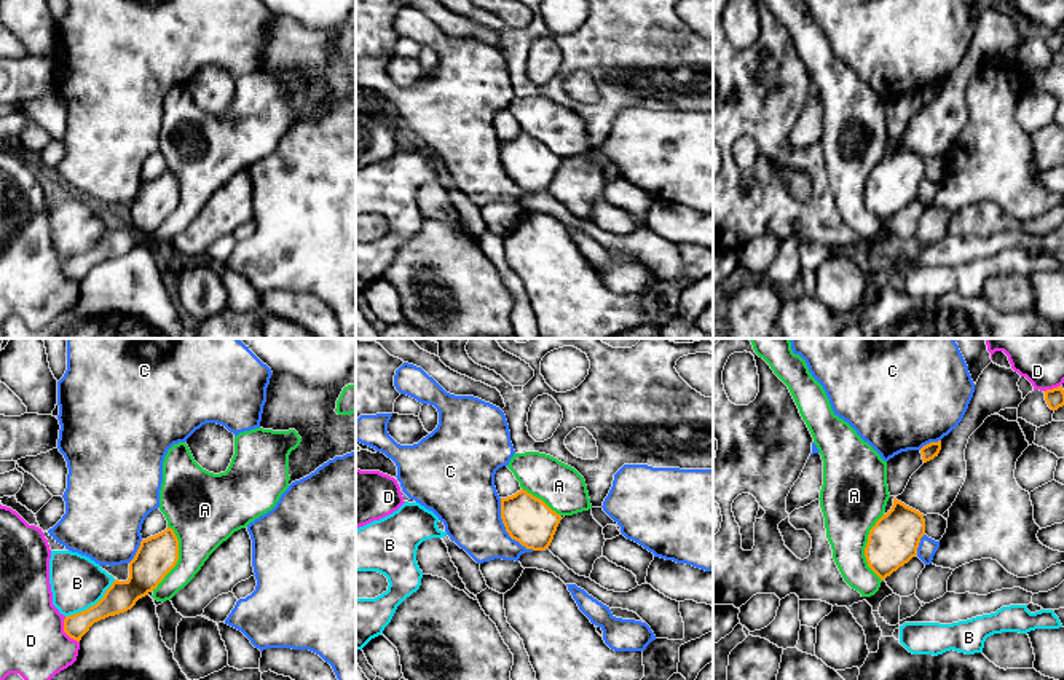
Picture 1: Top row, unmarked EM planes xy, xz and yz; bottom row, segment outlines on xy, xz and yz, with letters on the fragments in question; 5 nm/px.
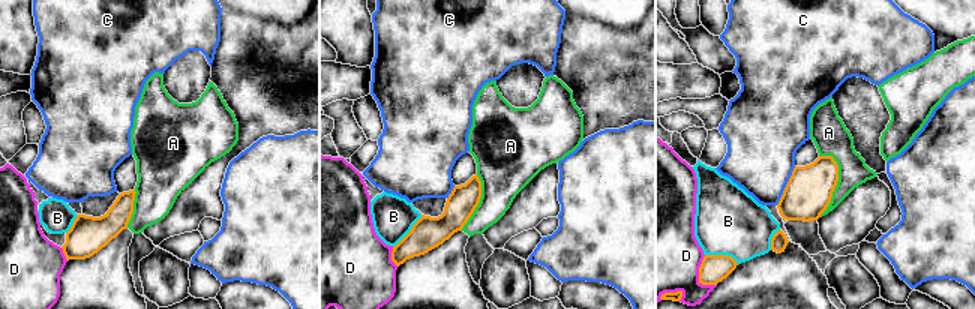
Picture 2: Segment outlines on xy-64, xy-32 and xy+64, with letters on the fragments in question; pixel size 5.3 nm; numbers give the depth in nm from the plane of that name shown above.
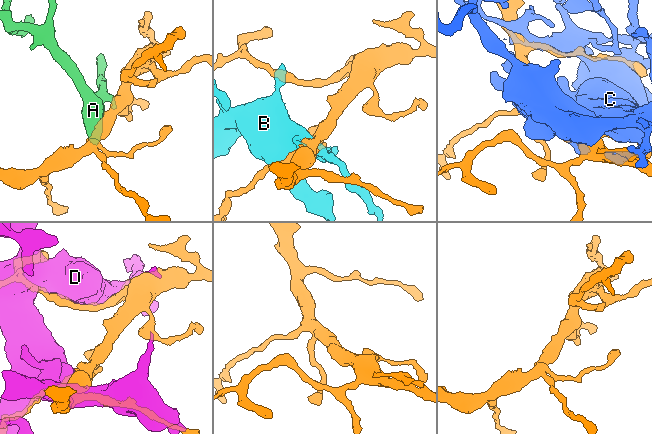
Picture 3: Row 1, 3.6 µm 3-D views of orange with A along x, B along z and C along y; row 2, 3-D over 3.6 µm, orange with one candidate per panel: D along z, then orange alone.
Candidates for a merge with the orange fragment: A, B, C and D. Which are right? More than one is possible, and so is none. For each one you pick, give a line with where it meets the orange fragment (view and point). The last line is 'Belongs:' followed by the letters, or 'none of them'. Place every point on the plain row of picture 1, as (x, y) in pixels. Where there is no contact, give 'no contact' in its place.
Belongs: none of them

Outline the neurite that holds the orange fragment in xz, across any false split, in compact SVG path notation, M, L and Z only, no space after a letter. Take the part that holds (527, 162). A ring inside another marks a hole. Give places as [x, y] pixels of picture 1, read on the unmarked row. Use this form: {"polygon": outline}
{"polygon": "M526 132L501 140L501 161L509 179L526 192L549 192L562 158Z"}

